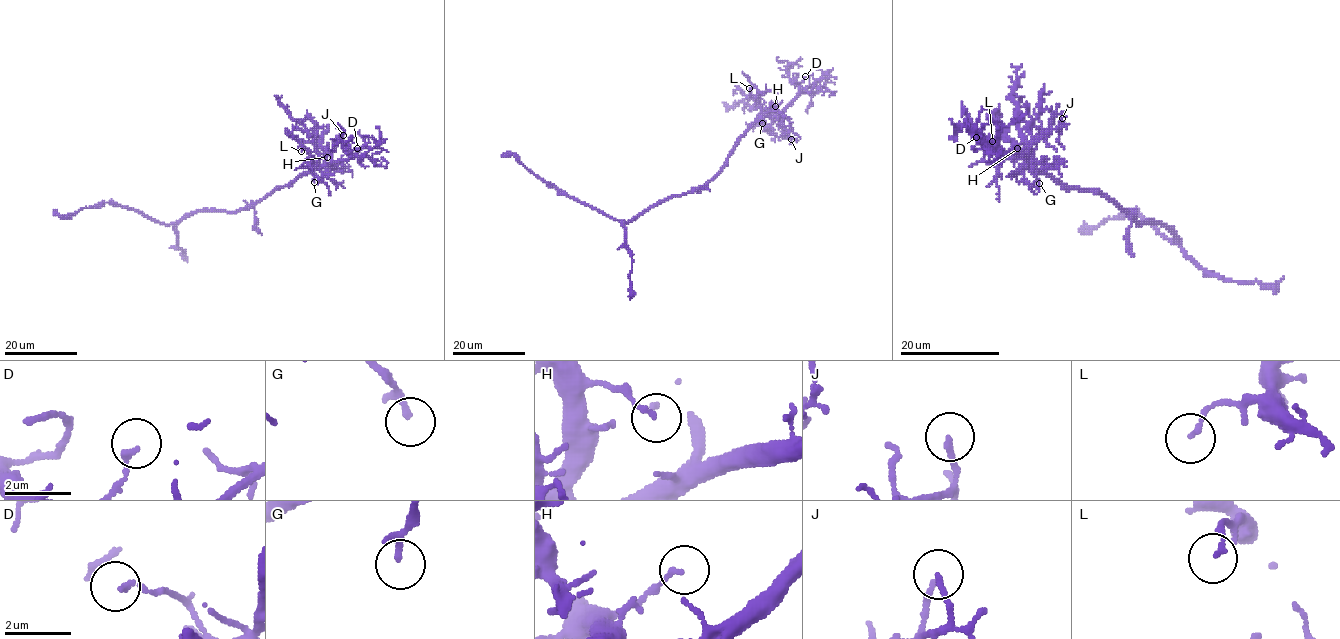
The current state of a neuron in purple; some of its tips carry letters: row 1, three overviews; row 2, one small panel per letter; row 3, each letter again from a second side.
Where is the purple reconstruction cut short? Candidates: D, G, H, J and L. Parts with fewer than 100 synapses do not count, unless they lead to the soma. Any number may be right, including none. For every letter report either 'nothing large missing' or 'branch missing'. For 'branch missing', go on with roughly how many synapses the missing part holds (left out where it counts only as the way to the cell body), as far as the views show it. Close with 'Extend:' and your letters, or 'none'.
D: nothing large missing
G: nothing large missing
H: nothing large missing
J: nothing large missing
L: nothing large missing
Extend: none

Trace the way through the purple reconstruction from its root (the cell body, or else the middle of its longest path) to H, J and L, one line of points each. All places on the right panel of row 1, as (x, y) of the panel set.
H: (1138, 223), (1099, 193), (1064, 189), (1031, 163), (1023, 143), (1017, 148)
J: (1138, 223), (1099, 193), (1064, 189), (1032, 164), (1030, 147), (1061, 127), (1062, 118)
L: (1138, 223), (1099, 193), (1064, 189), (1039, 172), (1011, 141), (998, 136), (992, 141)

